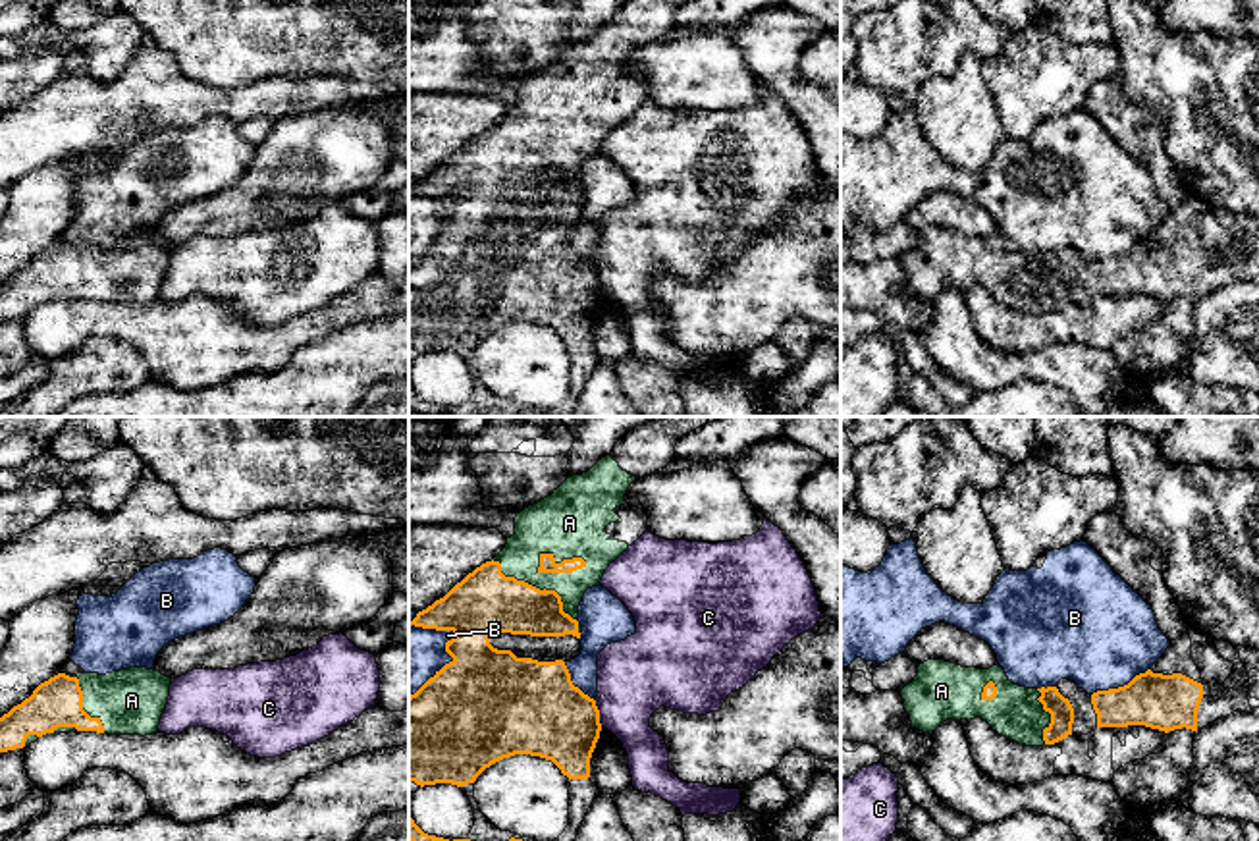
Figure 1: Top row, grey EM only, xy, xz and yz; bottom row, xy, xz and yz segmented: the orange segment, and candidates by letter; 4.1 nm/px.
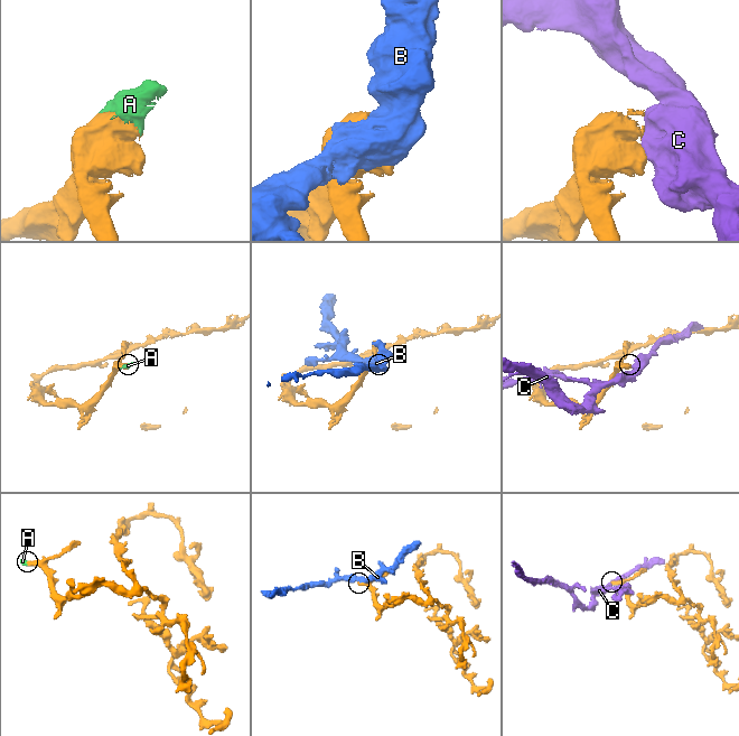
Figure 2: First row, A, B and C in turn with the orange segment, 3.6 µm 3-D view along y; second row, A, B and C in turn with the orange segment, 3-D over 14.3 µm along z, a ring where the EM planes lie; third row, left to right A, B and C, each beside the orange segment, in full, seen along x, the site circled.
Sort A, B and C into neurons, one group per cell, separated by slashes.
A / B / C

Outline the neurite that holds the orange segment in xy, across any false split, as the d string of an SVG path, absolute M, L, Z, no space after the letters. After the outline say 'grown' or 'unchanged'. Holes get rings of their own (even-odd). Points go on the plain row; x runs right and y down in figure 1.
M147 235L106 243L58 241L0 285L0 320L25 316L46 301L152 303L170 253L170 245Z; grown

